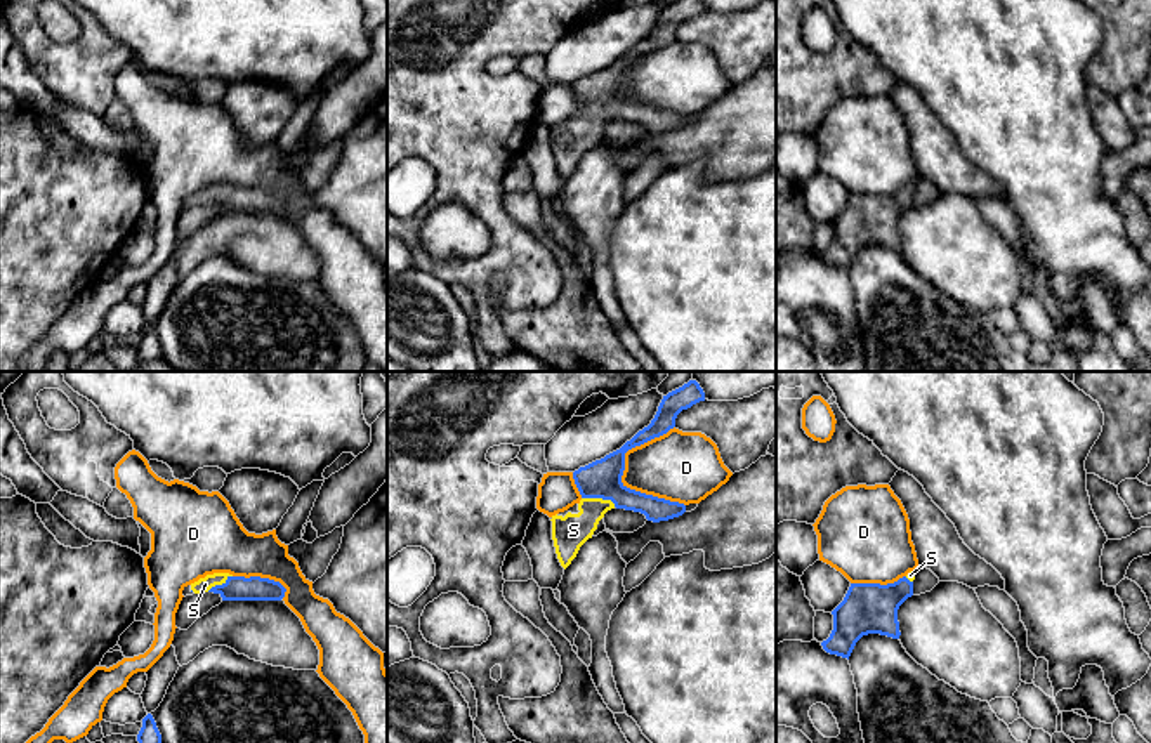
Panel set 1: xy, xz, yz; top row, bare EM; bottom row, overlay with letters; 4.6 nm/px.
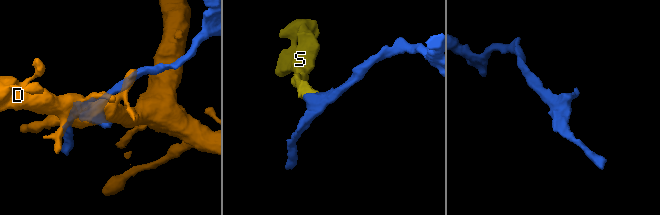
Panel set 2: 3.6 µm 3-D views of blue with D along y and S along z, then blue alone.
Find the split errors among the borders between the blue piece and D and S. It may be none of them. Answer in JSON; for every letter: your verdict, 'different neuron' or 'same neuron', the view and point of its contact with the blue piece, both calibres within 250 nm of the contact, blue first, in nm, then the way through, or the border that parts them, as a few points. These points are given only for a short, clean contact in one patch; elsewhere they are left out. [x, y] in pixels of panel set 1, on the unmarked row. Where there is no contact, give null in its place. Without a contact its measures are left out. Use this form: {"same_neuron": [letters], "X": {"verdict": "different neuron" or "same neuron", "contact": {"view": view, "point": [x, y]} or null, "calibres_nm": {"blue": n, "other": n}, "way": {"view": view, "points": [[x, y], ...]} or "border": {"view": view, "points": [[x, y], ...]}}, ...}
{"same_neuron": ["S"], "D": {"verdict": "different neuron", "contact": {"view": "xz", "point": [622, 85]}, "calibres_nm": {"blue": 180, "other": 300}}, "S": {"verdict": "same neuron", "contact": {"view": "xz", "point": [599, 108]}, "calibres_nm": {"blue": 180, "other": 160}, "way": {"view": "xz", "points": [[603, 89], [599, 108], [592, 122], [573, 141]]}}}

